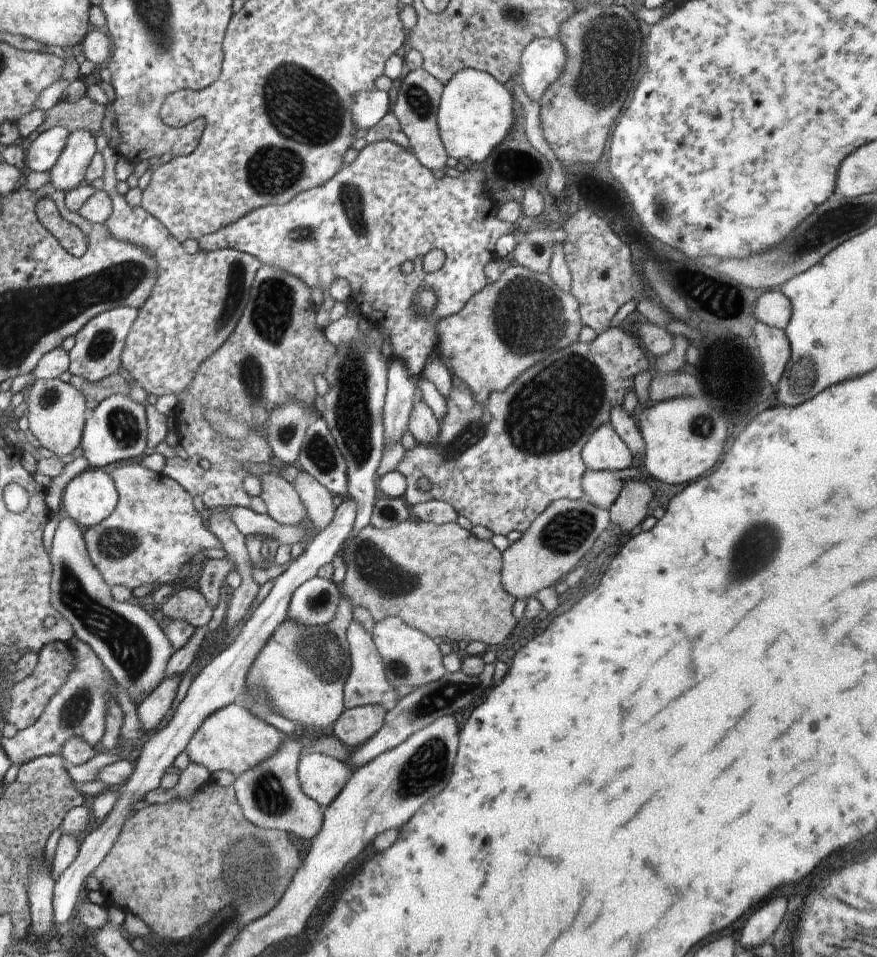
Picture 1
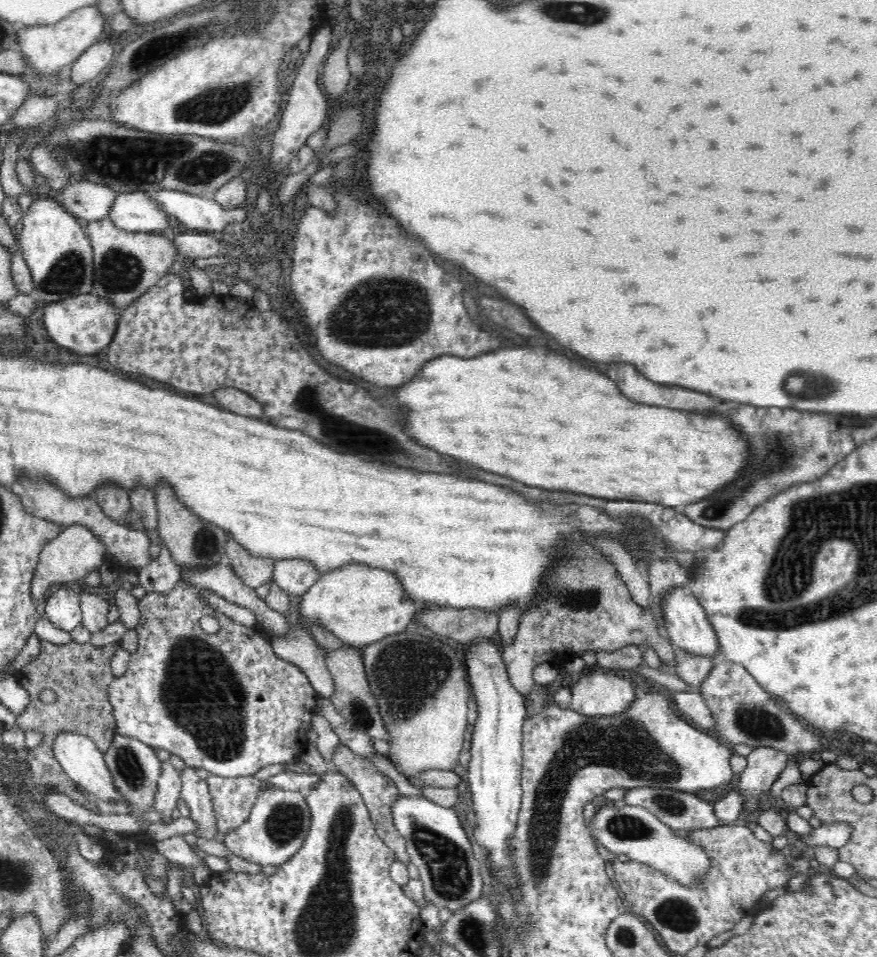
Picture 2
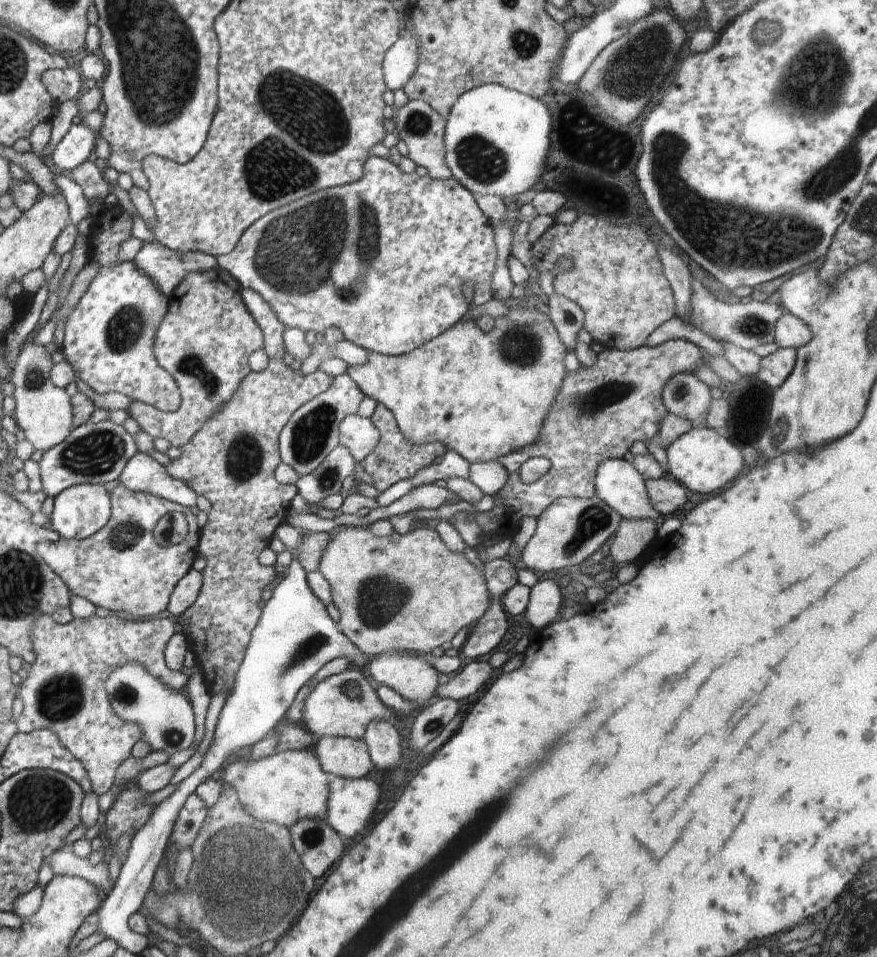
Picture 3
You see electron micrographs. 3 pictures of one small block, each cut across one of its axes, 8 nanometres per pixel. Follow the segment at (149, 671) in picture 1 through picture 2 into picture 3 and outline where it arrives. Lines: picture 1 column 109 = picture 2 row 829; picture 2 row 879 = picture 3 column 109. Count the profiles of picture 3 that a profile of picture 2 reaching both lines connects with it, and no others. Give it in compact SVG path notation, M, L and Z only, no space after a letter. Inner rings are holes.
M124 664L112 670L108 677L108 694L112 694L112 706L124 721L136 722L144 728L144 742L150 744L152 751L160 750L172 756L174 752L192 746L197 732L197 713L188 697L166 688L158 678L148 674L142 664Z

